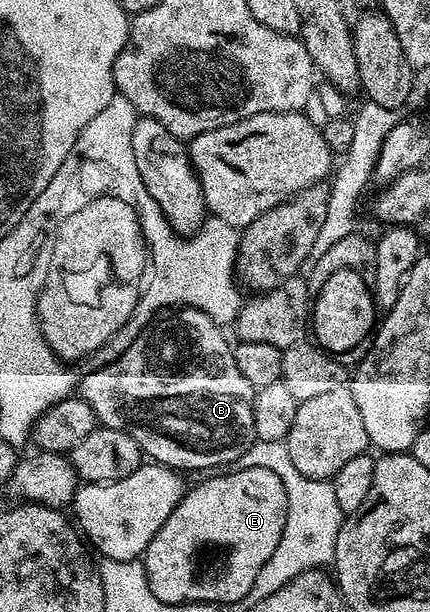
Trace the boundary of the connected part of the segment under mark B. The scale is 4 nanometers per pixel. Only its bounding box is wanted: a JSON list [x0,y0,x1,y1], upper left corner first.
[77,306,257,472]

